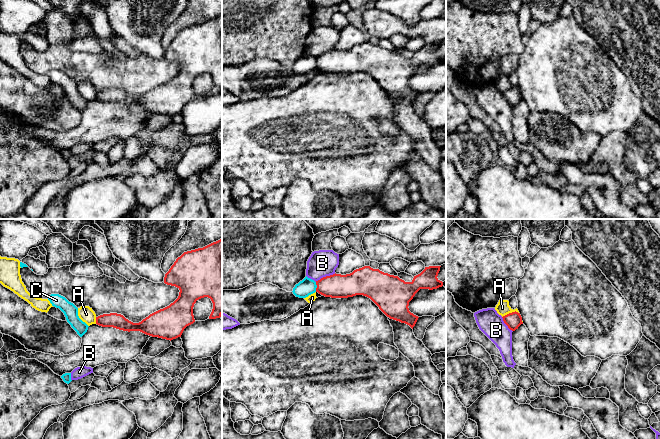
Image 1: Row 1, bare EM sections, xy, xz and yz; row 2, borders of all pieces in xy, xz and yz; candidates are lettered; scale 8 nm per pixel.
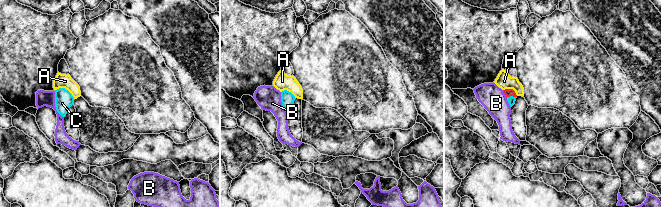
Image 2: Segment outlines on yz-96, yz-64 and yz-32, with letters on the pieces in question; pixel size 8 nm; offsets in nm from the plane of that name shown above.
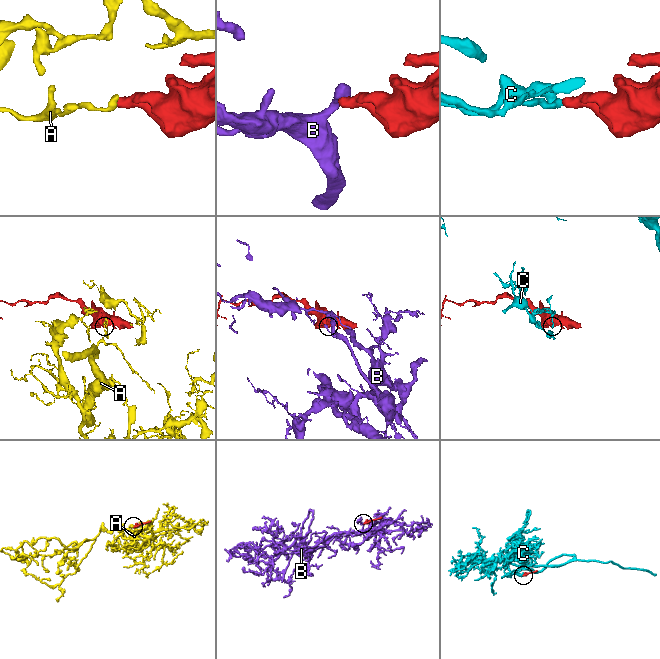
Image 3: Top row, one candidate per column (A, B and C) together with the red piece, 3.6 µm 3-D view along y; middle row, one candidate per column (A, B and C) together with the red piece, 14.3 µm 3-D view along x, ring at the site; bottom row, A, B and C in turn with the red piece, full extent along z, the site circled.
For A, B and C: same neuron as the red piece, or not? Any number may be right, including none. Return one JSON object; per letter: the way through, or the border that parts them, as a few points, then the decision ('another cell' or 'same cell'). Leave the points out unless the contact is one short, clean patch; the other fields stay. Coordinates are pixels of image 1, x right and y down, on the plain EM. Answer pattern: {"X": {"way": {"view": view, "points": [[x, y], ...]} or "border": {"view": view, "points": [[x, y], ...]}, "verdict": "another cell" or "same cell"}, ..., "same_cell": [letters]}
{"A": {"border": {"view": "yz", "points": [[518, 88], [512, 87], [502, 93]]}, "verdict": "another cell"}, "B": {"border": {"view": "xz", "points": [[335, 49], [323, 52], [315, 57]]}, "verdict": "another cell"}, "C": {"border": {"view": "xz", "points": [[315, 58], [316, 67]]}, "verdict": "another cell"}, "same_cell": []}

